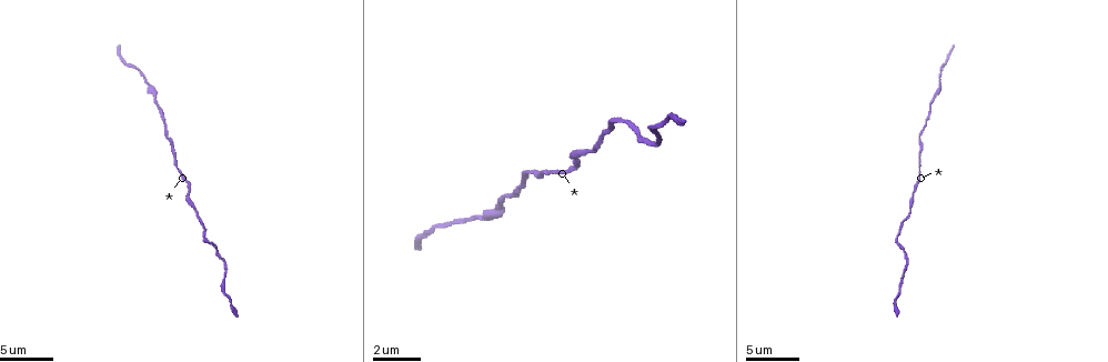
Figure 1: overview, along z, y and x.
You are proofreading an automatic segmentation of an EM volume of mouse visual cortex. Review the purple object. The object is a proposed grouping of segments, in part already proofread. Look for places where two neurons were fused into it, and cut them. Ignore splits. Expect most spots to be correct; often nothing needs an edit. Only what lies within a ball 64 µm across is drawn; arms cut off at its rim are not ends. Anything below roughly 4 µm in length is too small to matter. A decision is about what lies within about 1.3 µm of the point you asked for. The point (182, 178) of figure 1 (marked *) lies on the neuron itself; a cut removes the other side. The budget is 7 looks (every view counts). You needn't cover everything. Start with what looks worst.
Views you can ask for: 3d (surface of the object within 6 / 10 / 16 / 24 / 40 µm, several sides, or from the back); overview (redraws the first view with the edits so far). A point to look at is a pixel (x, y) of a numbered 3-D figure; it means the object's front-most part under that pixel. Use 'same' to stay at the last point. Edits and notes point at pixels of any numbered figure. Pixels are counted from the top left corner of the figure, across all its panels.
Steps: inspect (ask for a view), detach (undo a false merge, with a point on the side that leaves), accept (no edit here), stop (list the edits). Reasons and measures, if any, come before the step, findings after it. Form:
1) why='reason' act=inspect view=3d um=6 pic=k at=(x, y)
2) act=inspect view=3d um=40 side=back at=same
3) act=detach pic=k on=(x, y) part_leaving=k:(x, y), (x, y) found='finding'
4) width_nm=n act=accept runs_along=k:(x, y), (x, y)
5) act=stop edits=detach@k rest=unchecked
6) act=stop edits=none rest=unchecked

why='sudden change in width' act=inspect view=3d um=10 pic=1 at=(905, 261)

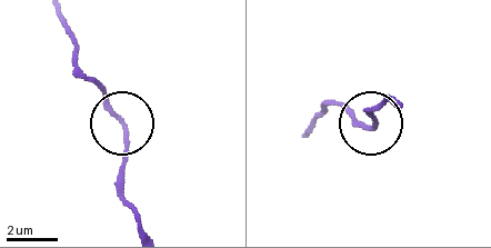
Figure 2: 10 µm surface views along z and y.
width_nm=160 act=accept runs_along=2:(301, 134), (329, 103), (371, 127), (373, 108) found='continuous, no second neuron'

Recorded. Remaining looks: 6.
why='calibre changes' act=inspect view=3d um=16 pic=1 at=(489, 218)

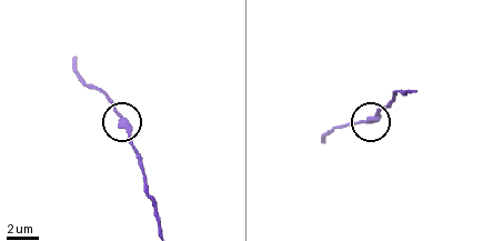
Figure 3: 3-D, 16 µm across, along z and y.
width_nm=280 act=accept runs_along=3:(161, 228), (130, 129), (97, 87) found='all the same neuron'

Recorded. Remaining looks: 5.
why='thick turns thin' act=inspect view=3d um=16 pic=1 at=(196, 214)

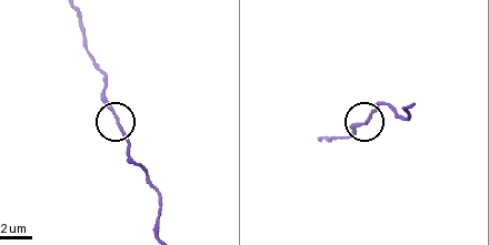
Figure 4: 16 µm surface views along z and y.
act=accept runs_along=4:(97, 68), (103, 79), (105, 106), (126, 134), (128, 153) found='continuous, no second neuron'

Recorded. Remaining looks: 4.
act=stop edits=none rest=unchecked

